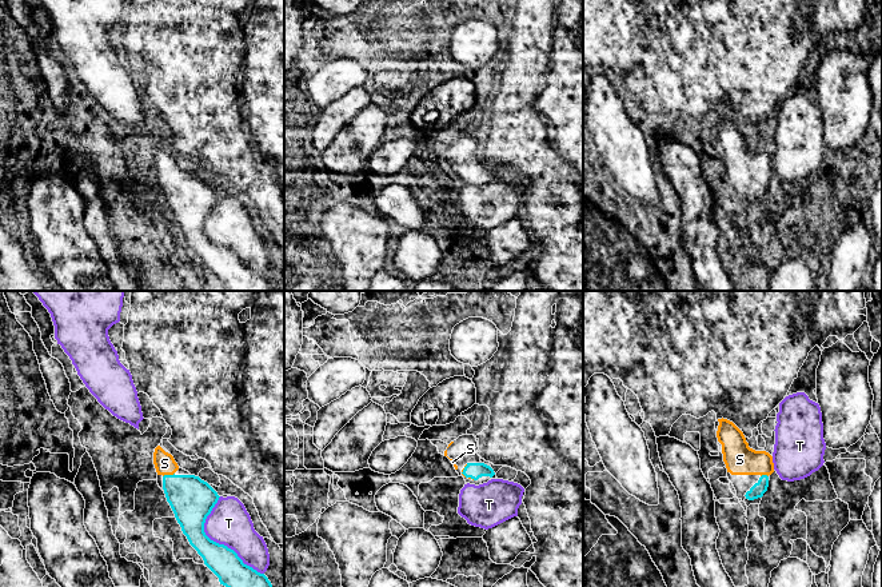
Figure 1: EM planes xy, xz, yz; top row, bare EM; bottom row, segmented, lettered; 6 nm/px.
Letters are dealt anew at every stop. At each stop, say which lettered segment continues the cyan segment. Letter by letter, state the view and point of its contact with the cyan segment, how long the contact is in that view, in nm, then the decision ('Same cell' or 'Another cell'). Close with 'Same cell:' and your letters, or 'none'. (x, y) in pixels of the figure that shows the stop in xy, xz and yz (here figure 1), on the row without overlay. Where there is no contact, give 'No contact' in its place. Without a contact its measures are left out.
S: Touches cyan at xy (168, 176). Shared border 80 nm. Same cell
T: Touches cyan at xy (215, 243). Shared border 550 nm. Another cell
Same cell: S

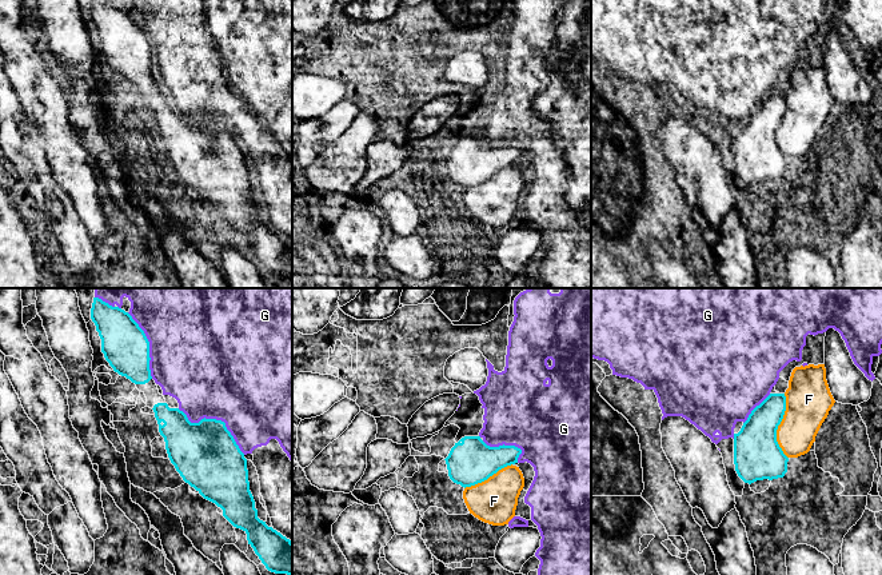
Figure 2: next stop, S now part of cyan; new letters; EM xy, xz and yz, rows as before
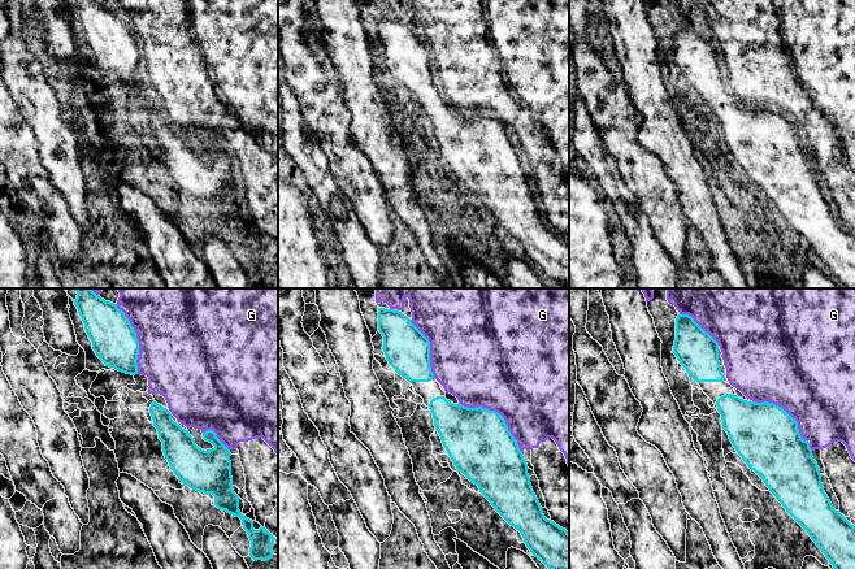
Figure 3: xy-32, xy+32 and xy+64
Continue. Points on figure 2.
F: Touches cyan at yz (778, 126). Shared border 400 nm. Another cell
G: Touches cyan at xy (215, 120). Shared border 500 nm. Another cell
Same cell: none

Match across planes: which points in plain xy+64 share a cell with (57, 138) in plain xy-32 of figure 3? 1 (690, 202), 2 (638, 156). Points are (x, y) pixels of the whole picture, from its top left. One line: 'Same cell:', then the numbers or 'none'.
Same cell: 2

